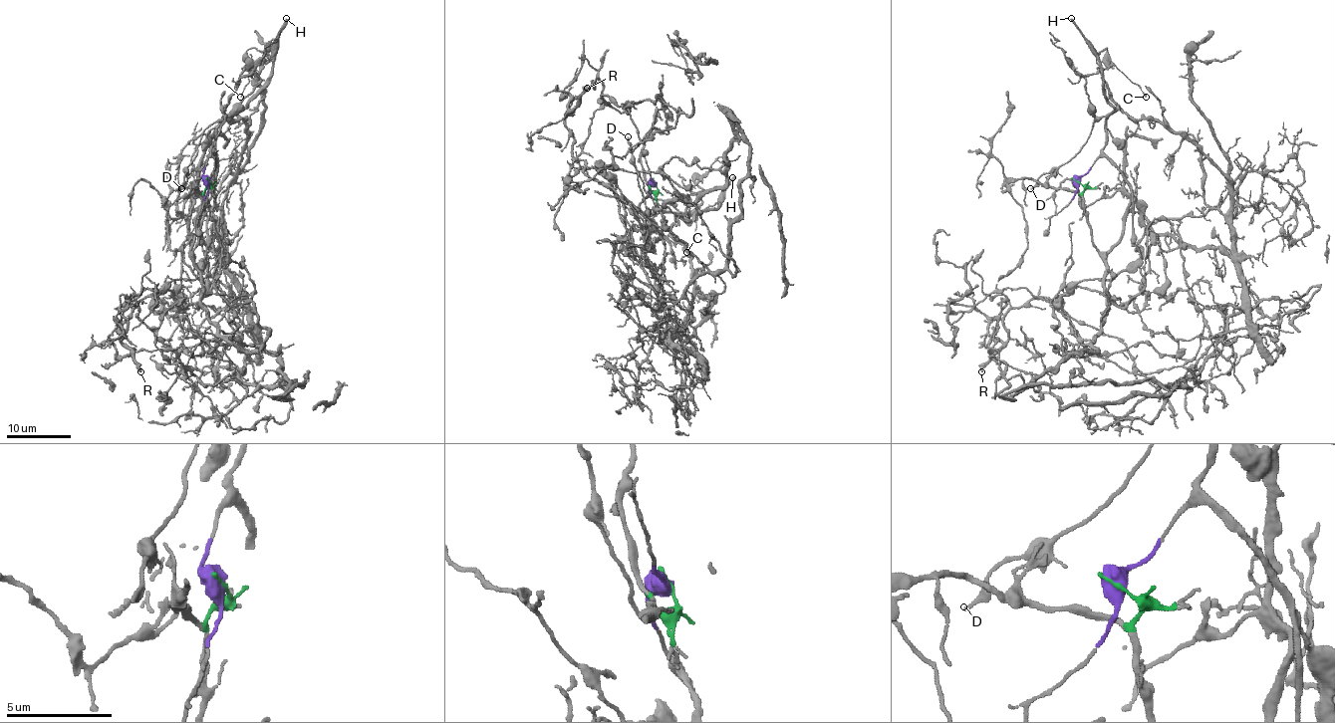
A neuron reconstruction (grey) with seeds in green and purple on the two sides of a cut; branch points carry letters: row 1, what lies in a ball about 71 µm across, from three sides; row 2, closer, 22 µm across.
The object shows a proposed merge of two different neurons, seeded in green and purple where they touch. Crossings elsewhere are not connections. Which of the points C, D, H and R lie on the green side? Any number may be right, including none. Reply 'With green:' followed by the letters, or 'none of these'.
With green: R

